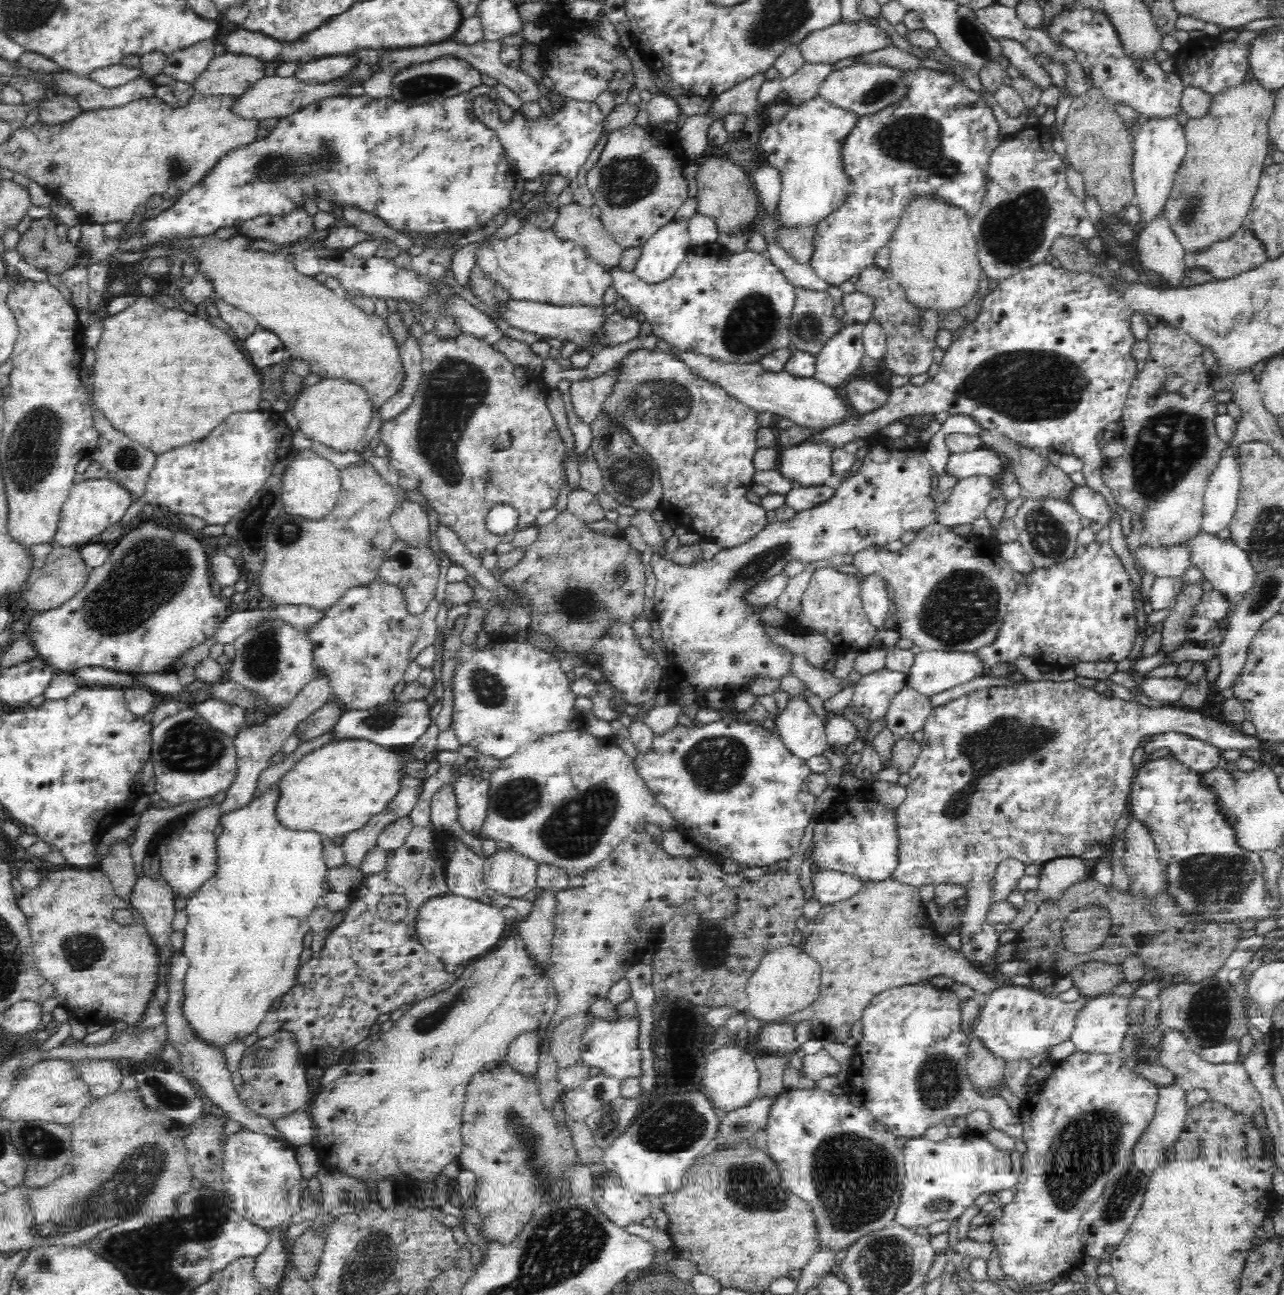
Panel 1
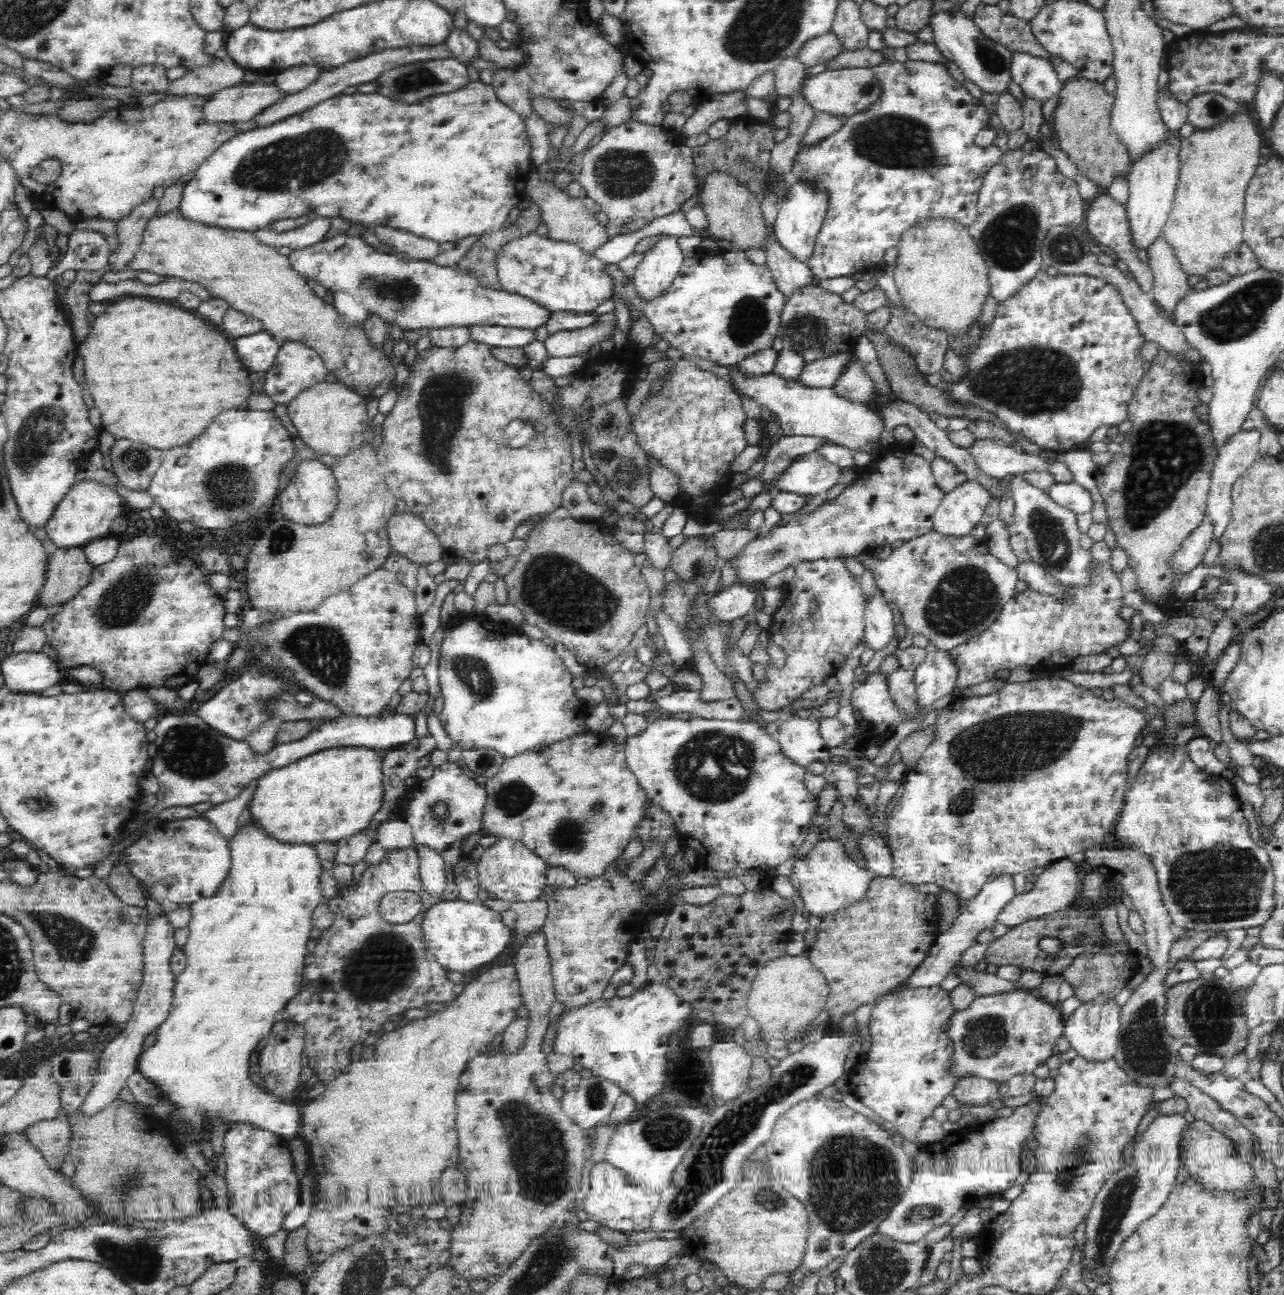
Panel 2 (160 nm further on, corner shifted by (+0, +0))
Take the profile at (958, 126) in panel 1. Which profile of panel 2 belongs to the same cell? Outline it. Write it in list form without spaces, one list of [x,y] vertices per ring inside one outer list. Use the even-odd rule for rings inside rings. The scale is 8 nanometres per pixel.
[[[900,61],[886,62],[880,66],[874,66],[872,69],[877,71],[878,79],[884,84],[884,93],[880,100],[868,106],[862,112],[854,113],[847,117],[844,126],[834,132],[832,136],[824,138],[820,144],[812,146],[806,150],[799,150],[792,164],[791,174],[796,177],[802,177],[804,181],[812,181],[822,189],[826,189],[830,195],[830,204],[821,229],[817,234],[812,254],[805,260],[807,265],[812,269],[812,273],[820,280],[832,280],[832,278],[850,278],[857,271],[874,270],[877,266],[884,263],[883,255],[890,247],[895,247],[901,234],[909,229],[914,223],[925,222],[926,219],[935,218],[953,218],[961,222],[964,226],[970,226],[977,213],[977,202],[980,194],[982,183],[984,182],[986,171],[998,161],[1003,152],[999,147],[990,145],[980,147],[974,144],[974,137],[982,128],[989,127],[990,116],[988,110],[981,109],[980,99],[974,98],[964,89],[963,84],[957,82],[953,77],[953,70],[945,67],[943,64],[932,64],[931,62]]]

